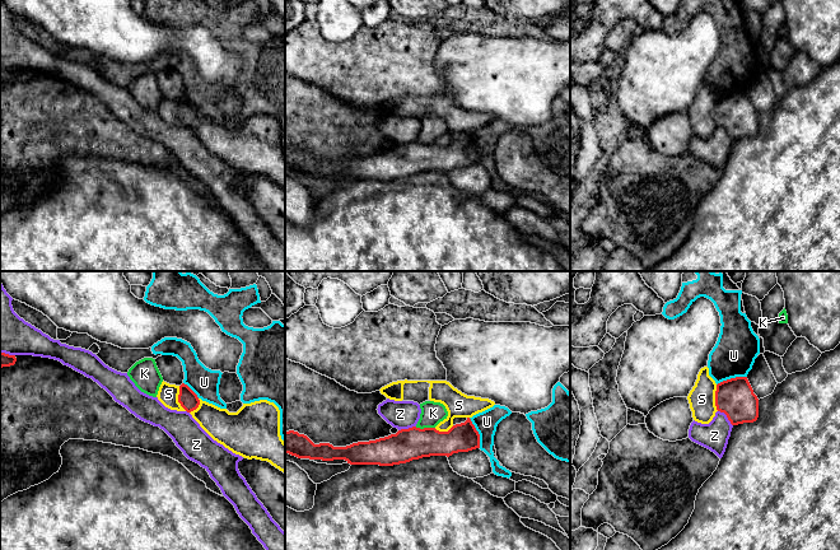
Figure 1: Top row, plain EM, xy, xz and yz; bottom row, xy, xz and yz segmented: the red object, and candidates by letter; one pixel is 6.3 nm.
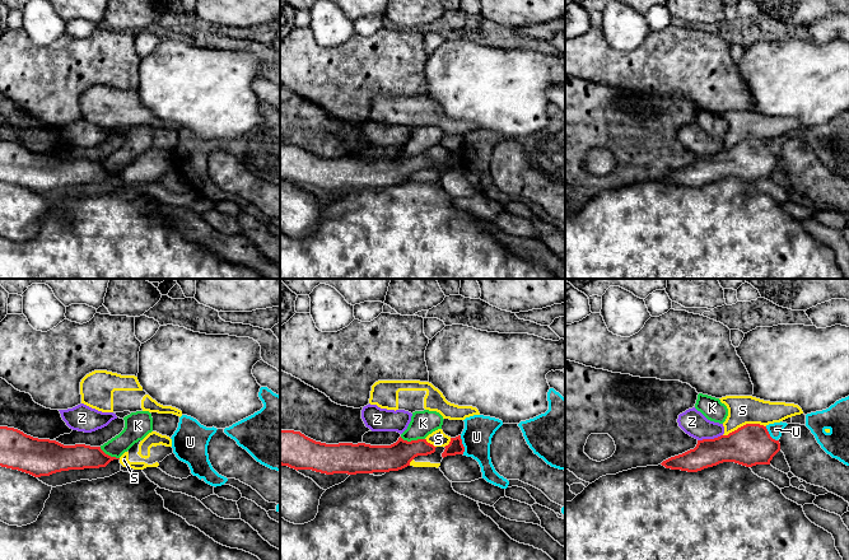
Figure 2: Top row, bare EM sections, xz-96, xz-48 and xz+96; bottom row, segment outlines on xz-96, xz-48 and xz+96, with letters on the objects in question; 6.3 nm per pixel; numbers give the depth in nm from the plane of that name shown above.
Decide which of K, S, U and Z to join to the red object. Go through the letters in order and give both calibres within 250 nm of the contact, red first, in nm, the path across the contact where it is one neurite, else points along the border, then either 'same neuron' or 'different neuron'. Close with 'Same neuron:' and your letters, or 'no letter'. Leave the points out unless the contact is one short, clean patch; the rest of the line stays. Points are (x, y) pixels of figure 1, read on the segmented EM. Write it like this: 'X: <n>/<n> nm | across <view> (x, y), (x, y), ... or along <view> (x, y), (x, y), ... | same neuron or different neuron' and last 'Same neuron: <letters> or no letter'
K: 200/140 nm | along xz (415, 427), (434, 428) | different neuron
S: 240/170 nm | different neuron
U: 180/140 nm | different neuron
Z: 240/180 nm | different neuron
Same neuron: no letter

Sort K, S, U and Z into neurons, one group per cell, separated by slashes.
K / S / U / Z

